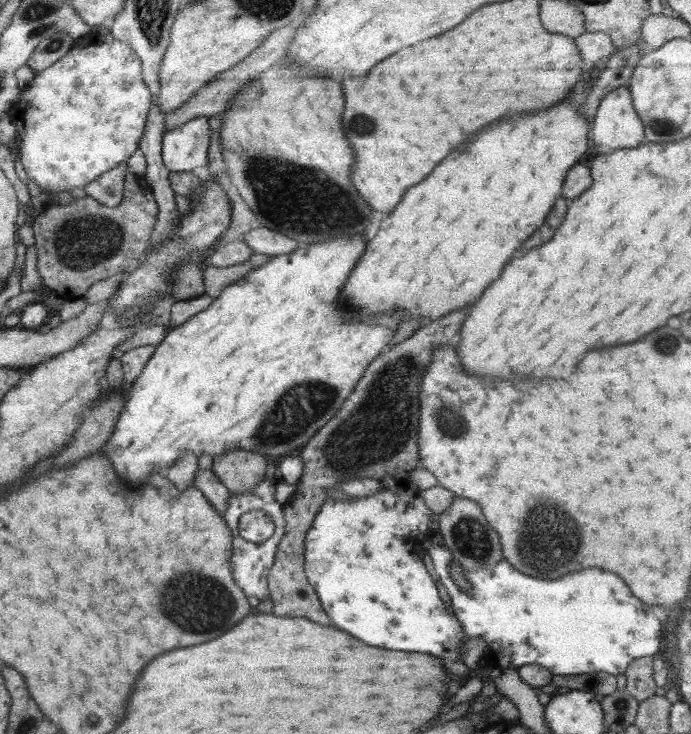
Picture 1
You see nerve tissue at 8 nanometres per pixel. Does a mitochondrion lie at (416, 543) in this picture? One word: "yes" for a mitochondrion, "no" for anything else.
no

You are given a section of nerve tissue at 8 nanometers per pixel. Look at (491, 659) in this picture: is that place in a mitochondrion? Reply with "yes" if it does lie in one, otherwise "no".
no

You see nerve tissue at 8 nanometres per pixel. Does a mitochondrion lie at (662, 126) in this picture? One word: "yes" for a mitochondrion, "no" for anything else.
yes

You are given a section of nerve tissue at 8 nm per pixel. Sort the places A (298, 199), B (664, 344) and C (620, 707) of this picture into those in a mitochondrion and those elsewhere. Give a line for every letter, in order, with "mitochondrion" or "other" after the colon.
A: mitochondrion
B: mitochondrion
C: mitochondrion

